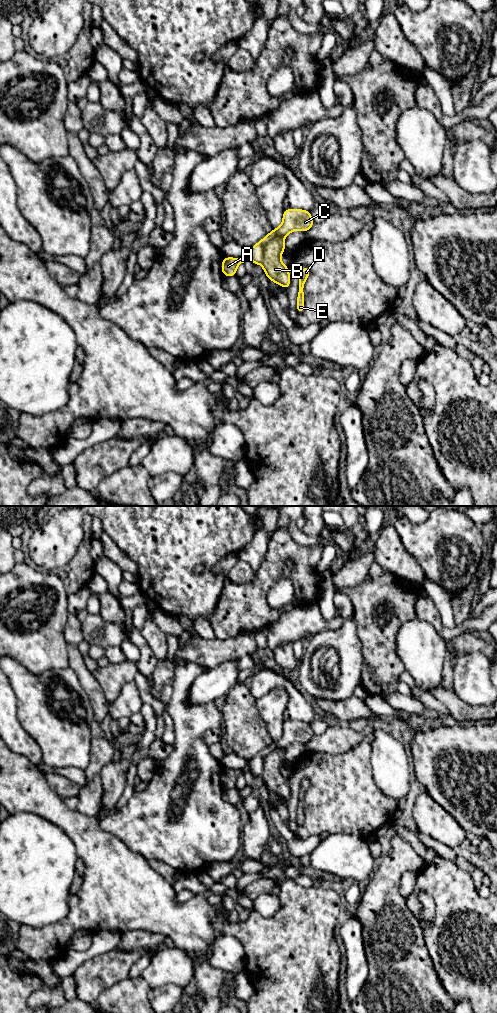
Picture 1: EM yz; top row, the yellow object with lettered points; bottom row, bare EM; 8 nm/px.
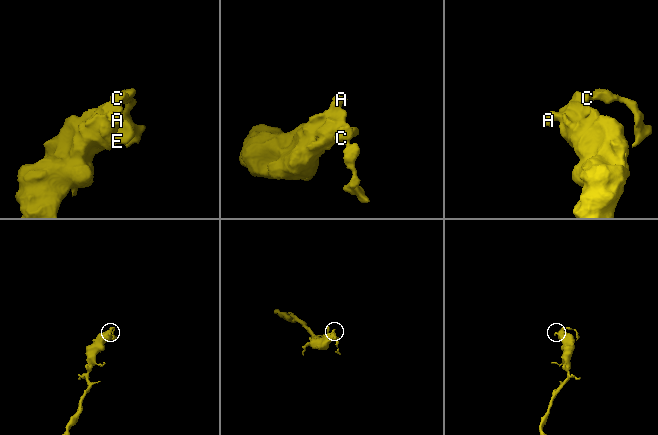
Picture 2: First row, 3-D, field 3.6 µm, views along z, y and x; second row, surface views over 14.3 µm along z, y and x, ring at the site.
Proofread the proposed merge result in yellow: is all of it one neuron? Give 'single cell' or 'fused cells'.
fused cells

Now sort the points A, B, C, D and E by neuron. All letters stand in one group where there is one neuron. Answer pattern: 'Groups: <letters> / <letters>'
Groups: A C / B D E

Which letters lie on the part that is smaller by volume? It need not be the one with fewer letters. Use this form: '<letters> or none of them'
A, C

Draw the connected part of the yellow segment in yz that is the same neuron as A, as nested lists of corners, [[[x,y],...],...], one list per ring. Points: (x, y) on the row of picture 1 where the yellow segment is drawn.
[[[286,209],[283,213],[282,224],[277,229],[272,231],[259,241],[255,246],[247,250],[246,254],[241,258],[224,257],[221,268],[224,276],[236,276],[236,269],[239,264],[244,263],[244,258],[248,257],[253,264],[263,264],[264,260],[264,247],[276,236],[286,236],[294,230],[307,232],[314,220],[310,211],[302,209]]]

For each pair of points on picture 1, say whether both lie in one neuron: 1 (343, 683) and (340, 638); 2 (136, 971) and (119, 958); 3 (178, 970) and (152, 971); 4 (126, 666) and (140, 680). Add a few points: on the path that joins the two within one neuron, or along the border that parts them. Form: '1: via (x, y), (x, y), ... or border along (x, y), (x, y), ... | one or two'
1: via (347, 672), (347, 649) | one
2: border along (150, 957), (142, 955), (132, 965), (128, 976) | two
3: via (172, 970), (158, 971) | one
4: border along (137, 671), (133, 680) | two

